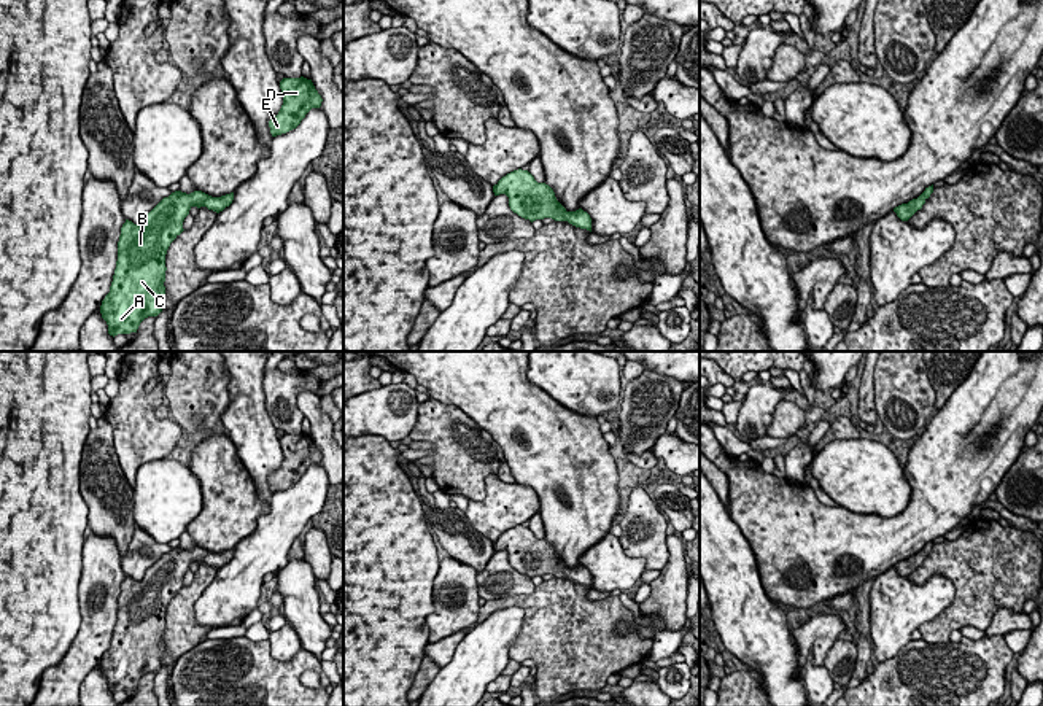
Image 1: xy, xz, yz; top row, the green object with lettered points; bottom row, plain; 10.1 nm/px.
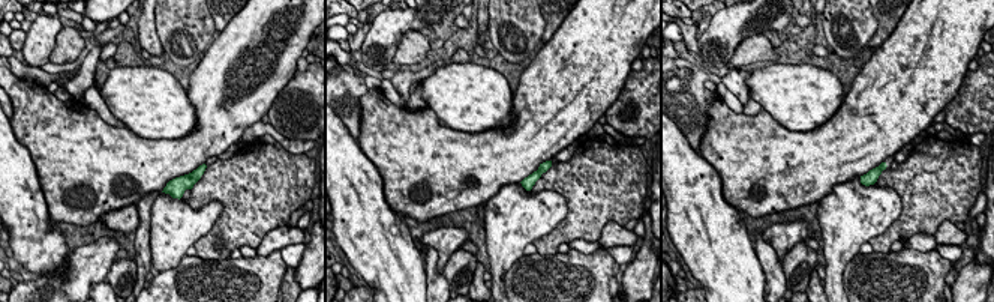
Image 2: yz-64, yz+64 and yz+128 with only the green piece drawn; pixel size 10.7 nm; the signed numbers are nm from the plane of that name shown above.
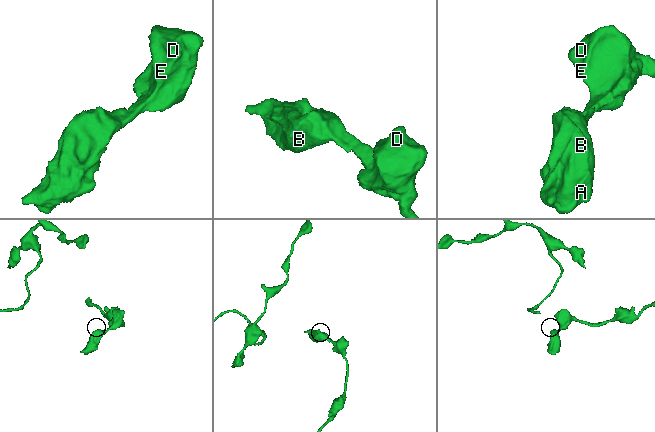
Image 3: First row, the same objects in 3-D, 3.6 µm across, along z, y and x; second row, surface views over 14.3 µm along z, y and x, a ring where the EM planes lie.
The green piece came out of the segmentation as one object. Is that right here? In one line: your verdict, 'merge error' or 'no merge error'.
no merge error

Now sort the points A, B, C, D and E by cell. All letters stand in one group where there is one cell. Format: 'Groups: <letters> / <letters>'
Groups: A B C D E

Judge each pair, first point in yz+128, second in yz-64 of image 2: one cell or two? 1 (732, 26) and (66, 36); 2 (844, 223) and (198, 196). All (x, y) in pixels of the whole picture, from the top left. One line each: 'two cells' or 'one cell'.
1: two cells
2: two cells

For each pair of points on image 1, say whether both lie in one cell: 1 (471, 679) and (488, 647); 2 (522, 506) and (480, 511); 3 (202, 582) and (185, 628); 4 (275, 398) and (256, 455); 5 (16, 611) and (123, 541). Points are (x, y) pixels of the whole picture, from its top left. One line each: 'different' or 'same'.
1: same
2: same
3: same
4: different
5: different

